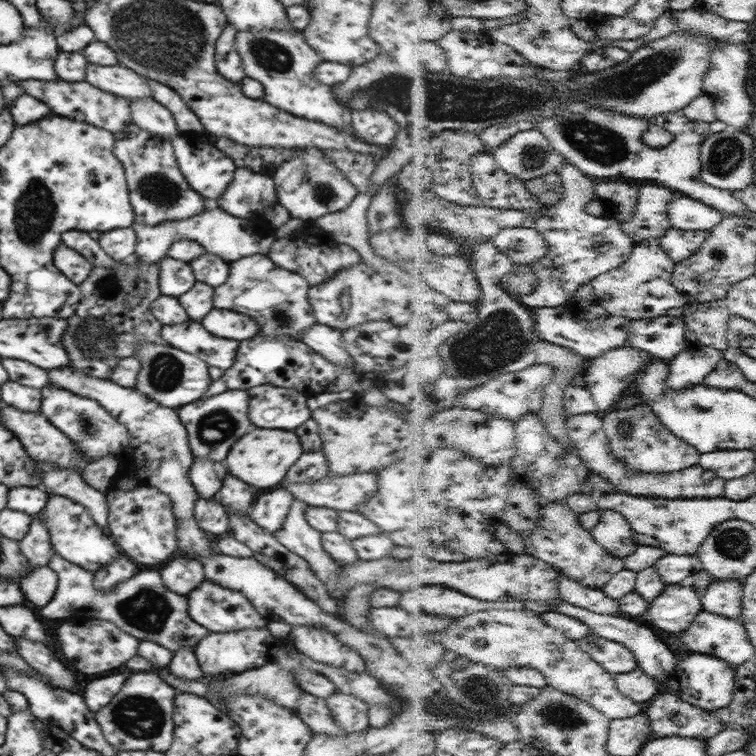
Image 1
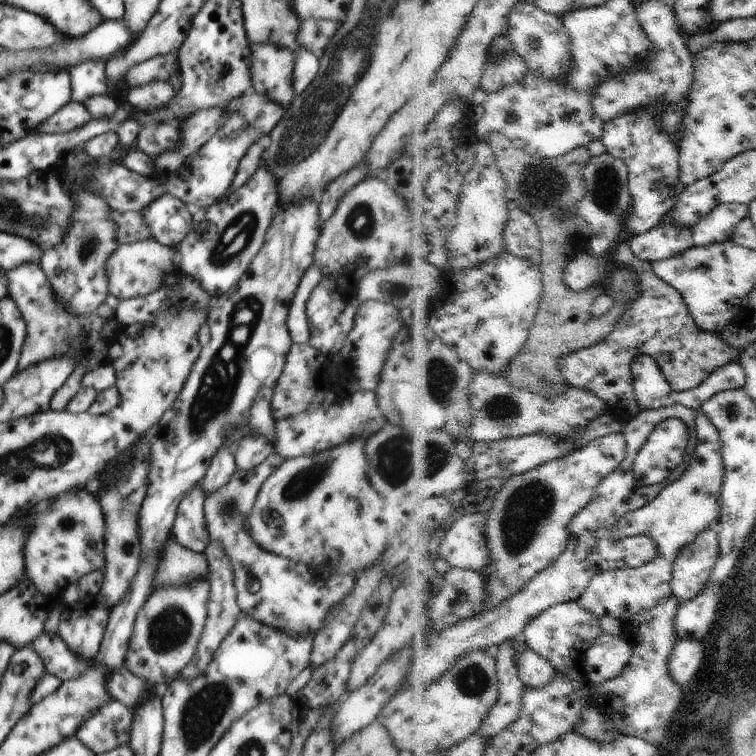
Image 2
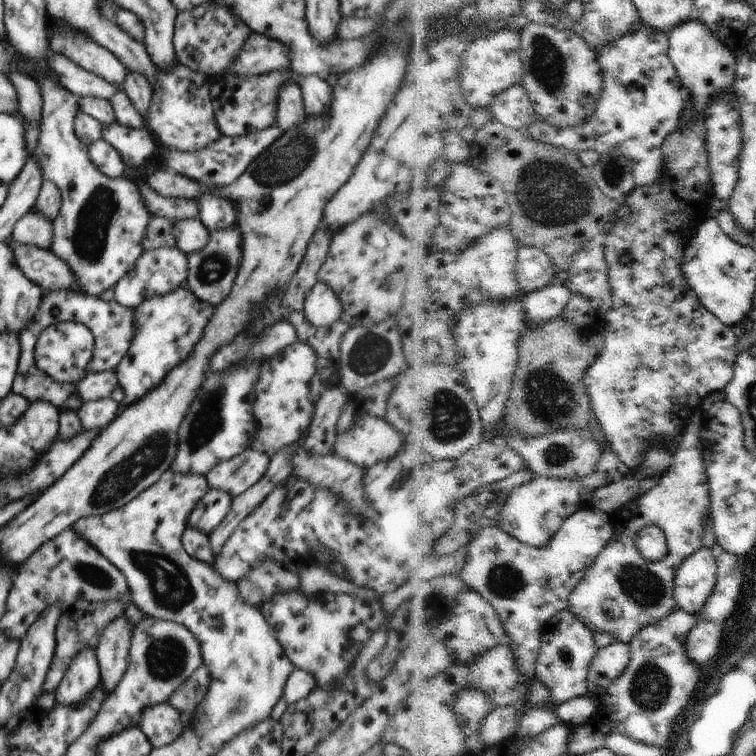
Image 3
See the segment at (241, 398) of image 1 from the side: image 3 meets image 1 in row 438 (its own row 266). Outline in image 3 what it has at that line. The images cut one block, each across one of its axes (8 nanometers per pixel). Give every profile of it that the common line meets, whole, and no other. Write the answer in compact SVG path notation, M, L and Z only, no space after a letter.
M230 228L230 230L219 229L216 232L209 233L209 241L206 246L198 252L187 255L188 270L187 280L184 285L188 286L188 290L204 302L210 302L214 306L218 306L230 292L234 276L238 272L238 264L240 264L240 234L238 230Z

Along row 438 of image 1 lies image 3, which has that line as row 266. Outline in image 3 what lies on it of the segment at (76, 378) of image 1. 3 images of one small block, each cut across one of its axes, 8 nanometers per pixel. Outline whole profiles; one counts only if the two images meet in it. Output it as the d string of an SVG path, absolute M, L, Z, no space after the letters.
M160 247L144 252L132 264L130 270L114 286L114 300L125 307L135 309L141 302L155 296L164 296L187 280L187 254L176 247Z

